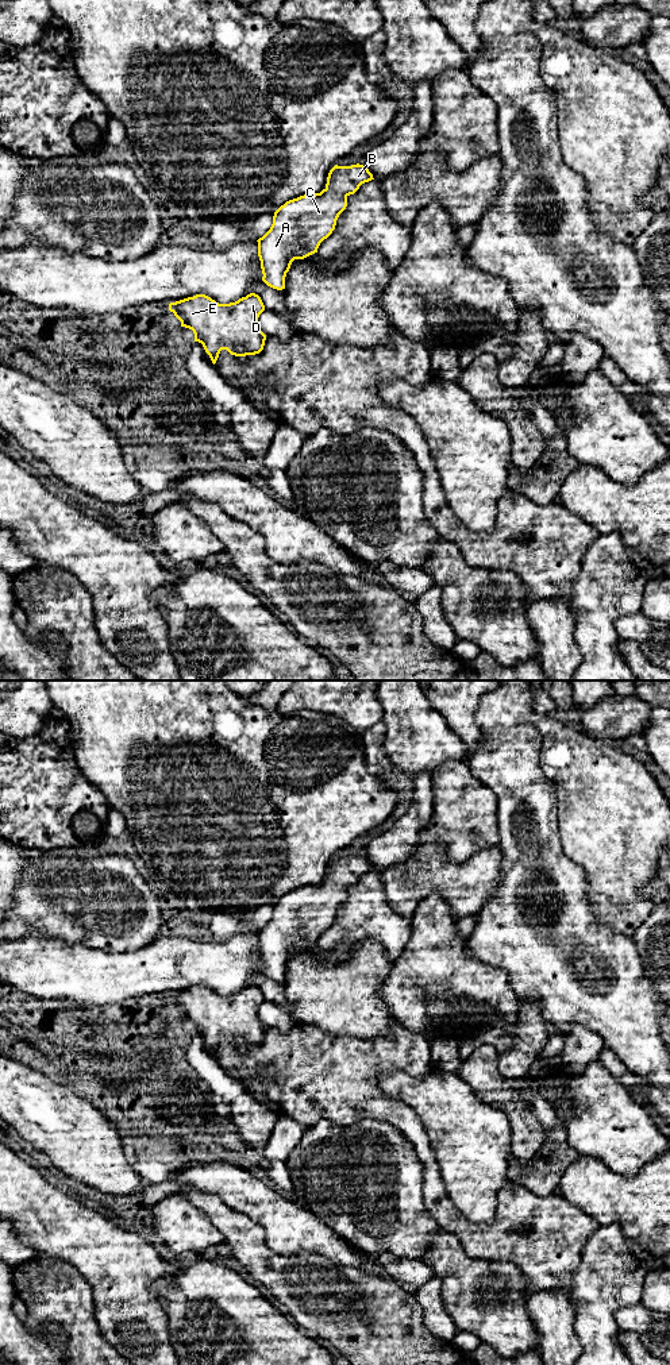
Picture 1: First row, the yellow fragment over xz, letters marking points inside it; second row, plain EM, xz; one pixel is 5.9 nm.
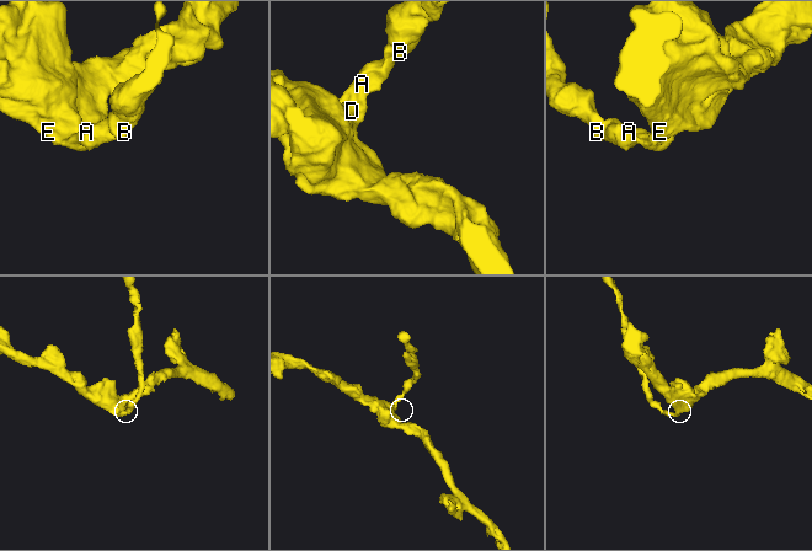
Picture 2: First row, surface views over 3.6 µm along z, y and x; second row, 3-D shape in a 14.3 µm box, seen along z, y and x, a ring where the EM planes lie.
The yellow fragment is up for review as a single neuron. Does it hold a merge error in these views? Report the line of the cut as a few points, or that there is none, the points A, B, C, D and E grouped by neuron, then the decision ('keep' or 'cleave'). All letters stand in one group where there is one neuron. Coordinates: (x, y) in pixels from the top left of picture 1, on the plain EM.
cut none; groups A B C D E; keep

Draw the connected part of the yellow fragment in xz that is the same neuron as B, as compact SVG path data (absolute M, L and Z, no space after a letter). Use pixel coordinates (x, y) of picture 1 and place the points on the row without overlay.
M335 856L320 884L304 886L281 896L270 921L257 932L262 972L273 980L285 980L292 953L317 944L320 934L335 921L347 888L371 871L373 865L363 856Z

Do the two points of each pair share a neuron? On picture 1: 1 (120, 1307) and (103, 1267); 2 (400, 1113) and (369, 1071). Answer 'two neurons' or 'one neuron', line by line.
1: one neuron
2: one neuron

